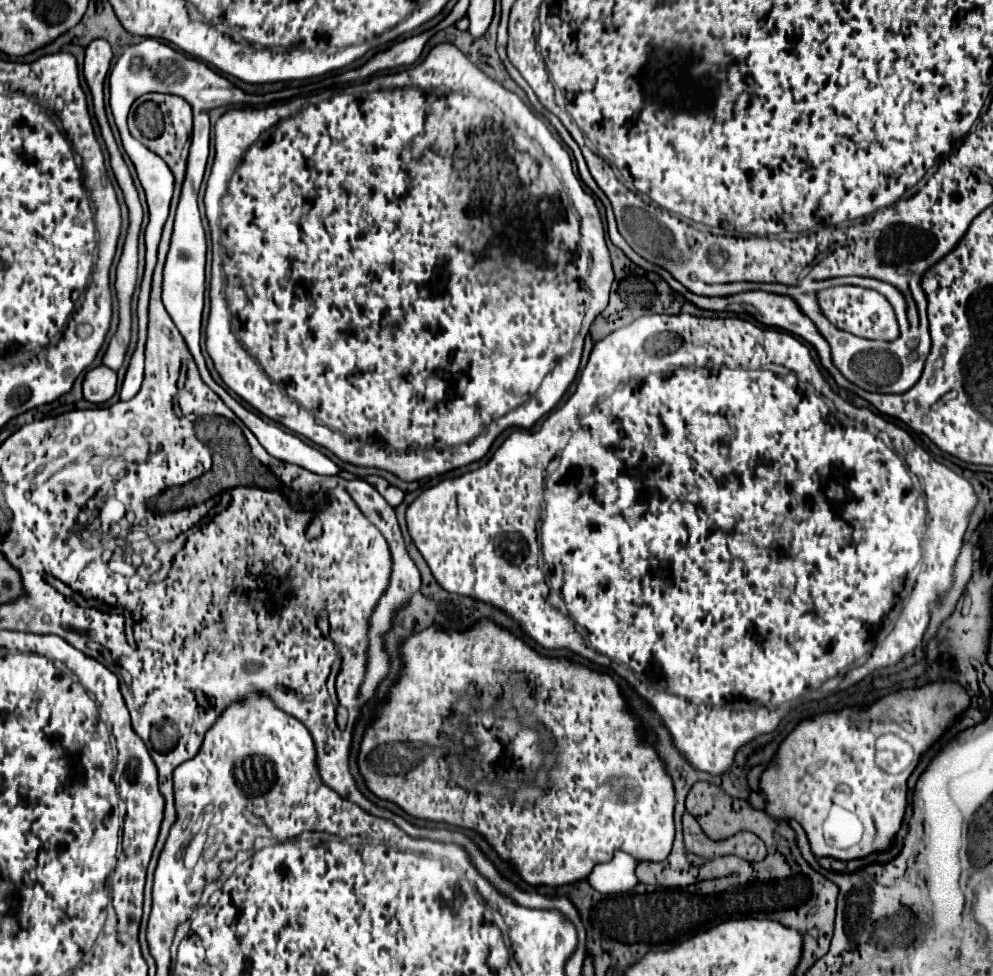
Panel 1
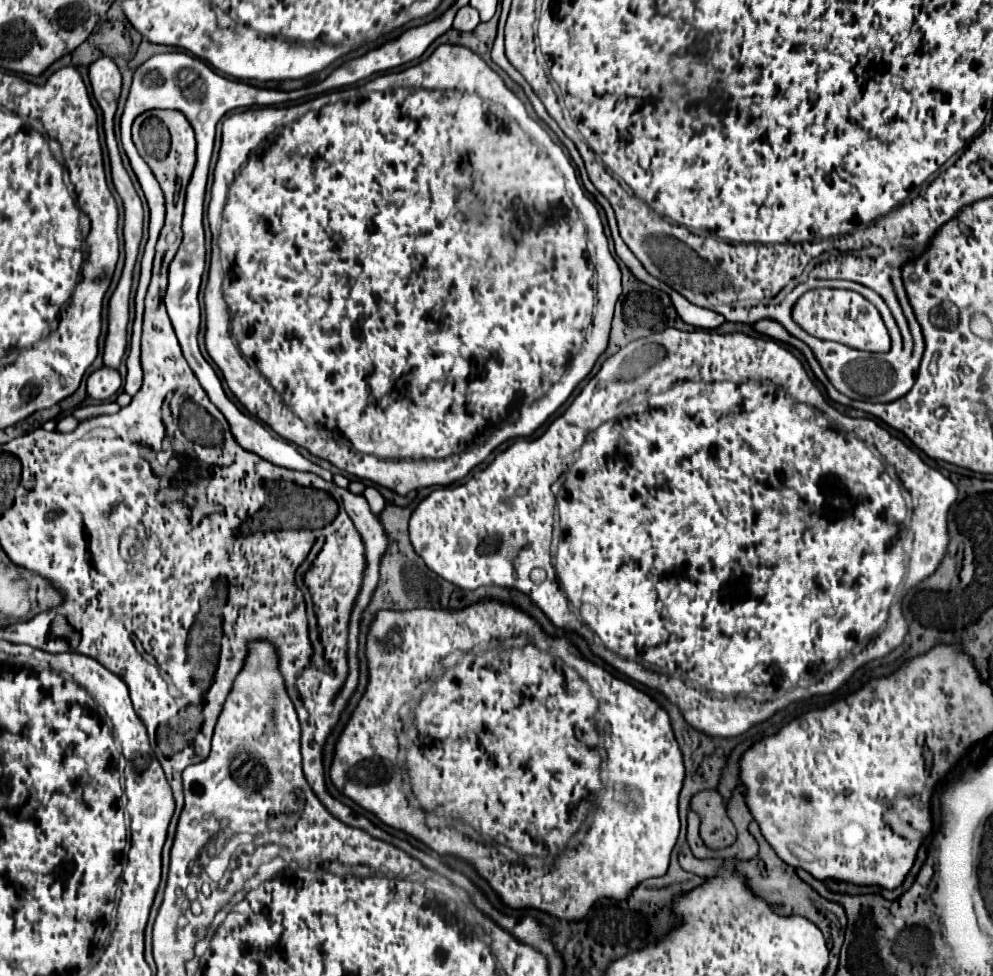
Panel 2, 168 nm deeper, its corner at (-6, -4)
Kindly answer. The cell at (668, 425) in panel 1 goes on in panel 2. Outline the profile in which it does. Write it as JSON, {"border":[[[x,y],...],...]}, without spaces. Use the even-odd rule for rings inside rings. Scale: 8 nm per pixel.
{"border":[[[666,328],[662,332],[652,332],[646,338],[638,338],[630,342],[618,354],[605,360],[599,372],[590,378],[570,407],[548,426],[548,430],[542,436],[516,440],[508,450],[498,454],[488,468],[474,472],[474,476],[468,482],[454,488],[438,488],[430,496],[426,496],[412,512],[410,540],[414,550],[428,564],[428,568],[432,568],[438,576],[442,576],[444,580],[452,582],[462,590],[476,590],[480,586],[514,588],[524,592],[556,628],[580,634],[582,624],[586,624],[592,632],[584,626],[582,638],[584,636],[590,638],[592,642],[590,650],[594,654],[598,650],[604,662],[608,662],[616,670],[630,670],[626,672],[628,678],[648,688],[659,690],[670,702],[679,707],[684,720],[696,732],[706,734],[708,738],[716,738],[716,736],[730,738],[730,736],[744,734],[746,730],[768,720],[770,716],[774,716],[778,710],[786,708],[792,702],[814,695],[832,694],[858,668],[876,658],[890,654],[906,640],[908,622],[902,614],[903,598],[912,586],[932,576],[942,564],[950,544],[948,512],[956,500],[958,500],[956,484],[950,478],[942,476],[936,468],[928,466],[914,448],[904,444],[900,438],[892,436],[886,428],[876,424],[872,418],[852,418],[832,408],[822,396],[822,392],[818,390],[818,386],[814,386],[814,382],[806,374],[802,362],[790,350],[780,346],[776,340],[748,336],[744,332],[716,334],[708,330],[684,332],[676,328]],[[664,336],[672,336],[672,340],[664,342]],[[684,366],[692,366],[692,368],[684,368]],[[662,380],[664,384],[670,384],[666,390],[660,390],[664,388]],[[576,426],[584,426],[584,430]],[[858,436],[864,440],[860,440]],[[880,454],[886,460],[880,460]],[[892,466],[895,468],[895,475],[888,472],[888,467]],[[896,468],[898,468],[898,475]],[[898,476],[902,482],[898,480]],[[554,484],[562,486],[556,494],[560,496],[558,512],[560,512],[562,540],[558,544],[552,562],[550,542],[552,542],[556,514],[556,496],[552,492]],[[902,484],[910,490],[910,493]],[[911,516],[912,520],[910,520]],[[902,526],[906,528],[906,532],[903,538],[898,540]],[[905,541],[912,543],[909,552],[904,550]],[[536,566],[548,572],[546,582],[540,586],[530,580],[530,572]],[[664,578],[678,578],[678,580],[664,580]],[[568,602],[569,609],[578,617],[579,622],[568,610]],[[596,638],[598,642],[602,640],[602,646],[596,646]],[[636,660],[642,664],[638,664]],[[632,664],[648,670],[632,672]],[[831,672],[832,674],[829,674]],[[714,694],[718,696],[714,698]]]}

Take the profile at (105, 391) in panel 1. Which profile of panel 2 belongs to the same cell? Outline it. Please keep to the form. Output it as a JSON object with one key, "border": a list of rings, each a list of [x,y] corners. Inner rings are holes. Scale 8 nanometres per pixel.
{"border":[[[100,368],[96,372],[92,372],[86,380],[86,388],[88,388],[88,396],[94,400],[106,400],[112,394],[116,394],[116,390],[120,388],[122,380],[118,370],[112,368]]]}

